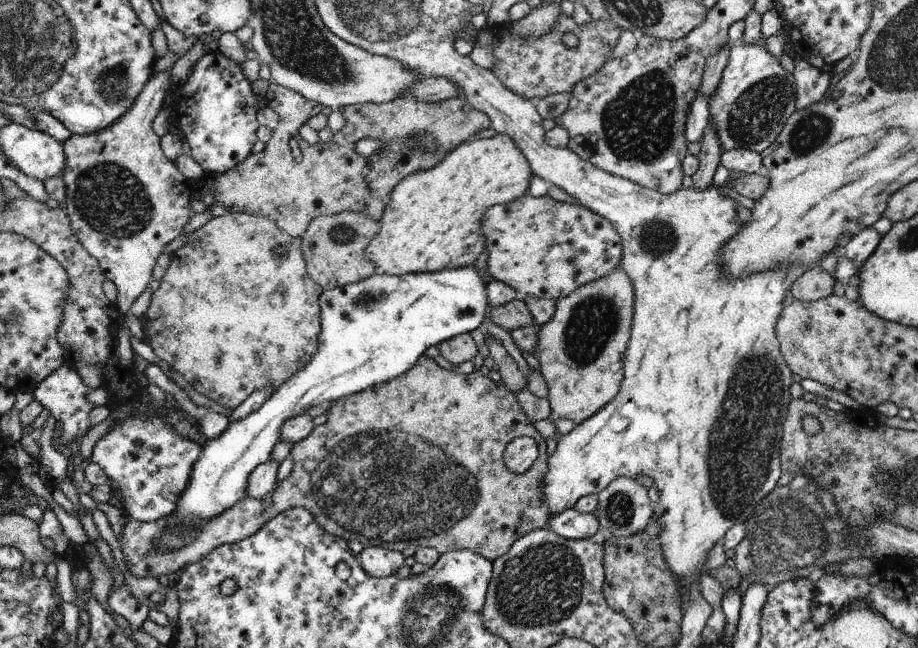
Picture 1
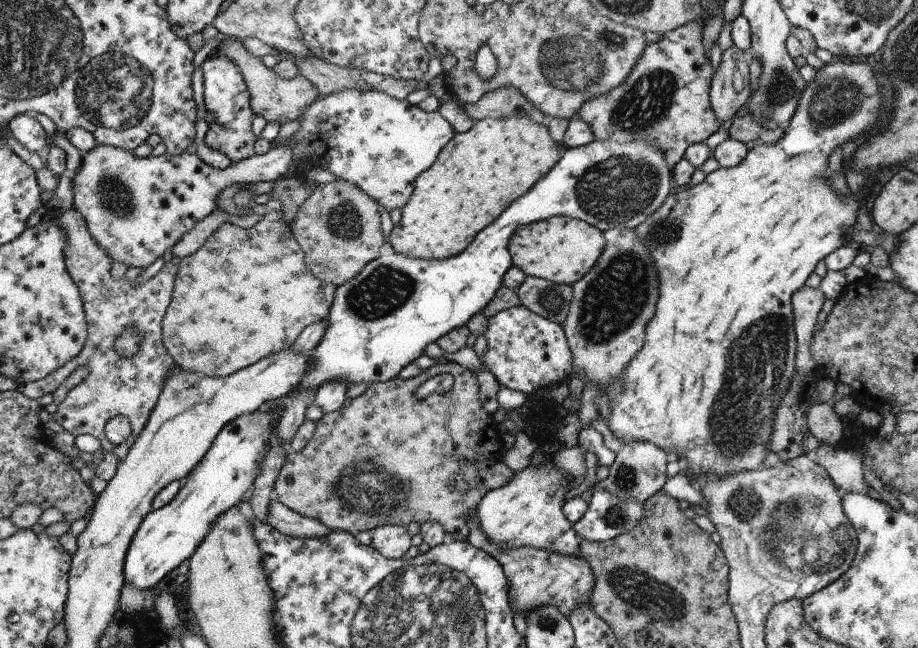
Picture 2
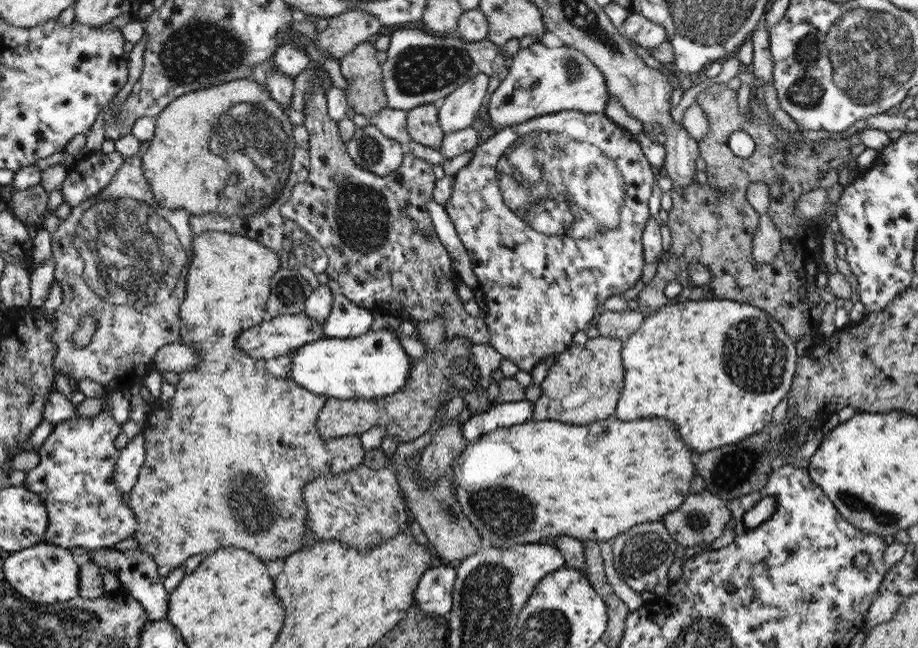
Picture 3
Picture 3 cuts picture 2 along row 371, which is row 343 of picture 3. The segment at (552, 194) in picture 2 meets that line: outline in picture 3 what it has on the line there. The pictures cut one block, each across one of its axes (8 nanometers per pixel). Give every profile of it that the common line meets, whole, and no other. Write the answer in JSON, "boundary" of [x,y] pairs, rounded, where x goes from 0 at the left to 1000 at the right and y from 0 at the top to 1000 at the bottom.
{"boundary":[[[401,509],[387,522],[351,522],[319,543],[315,580],[337,605],[355,614],[418,616],[444,593],[449,551],[442,546],[430,511]]]}

